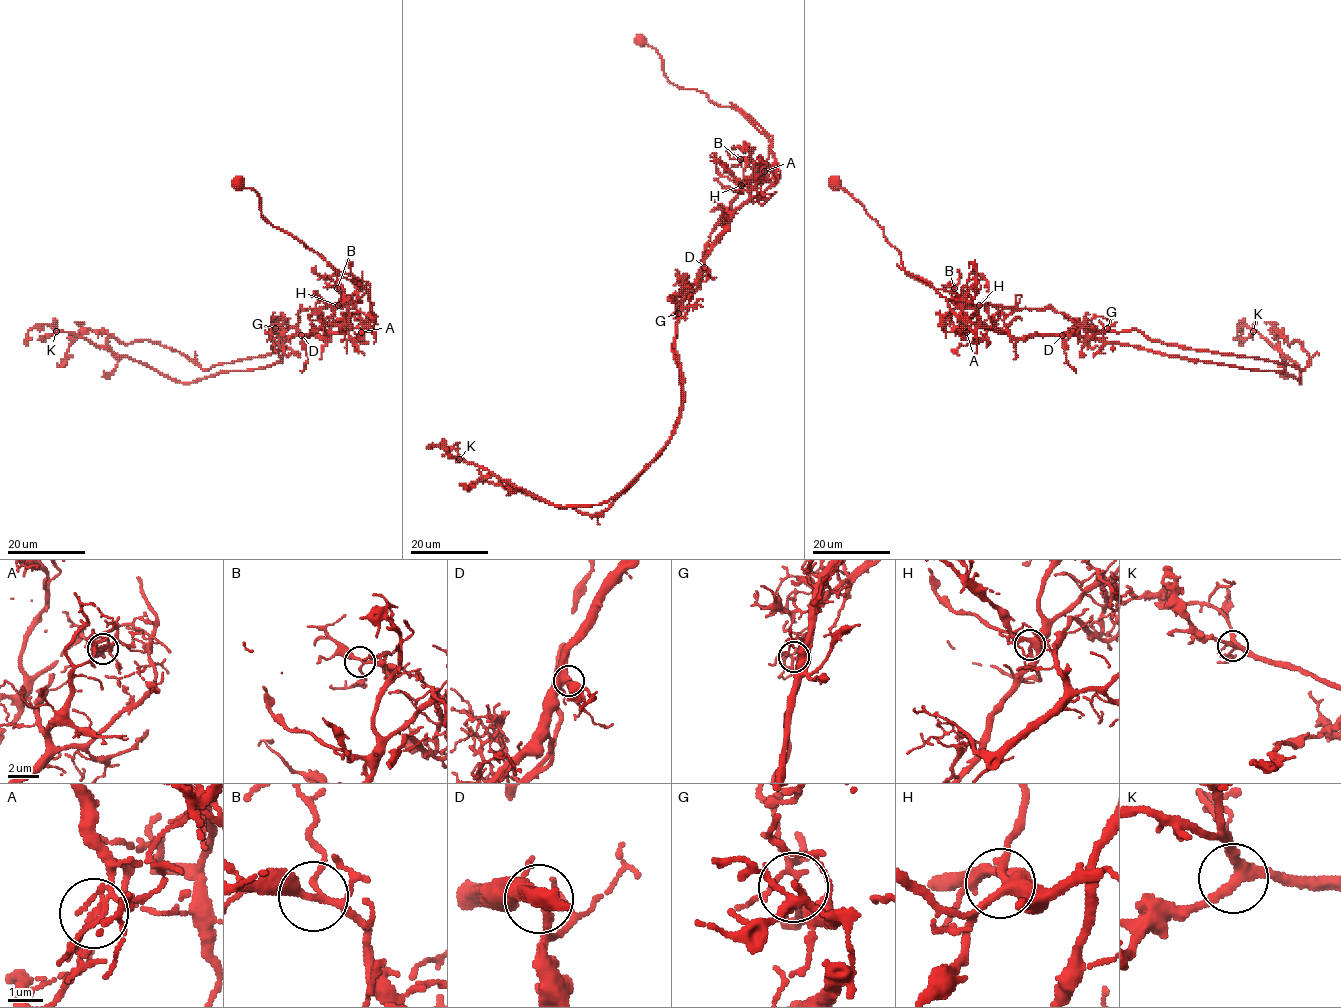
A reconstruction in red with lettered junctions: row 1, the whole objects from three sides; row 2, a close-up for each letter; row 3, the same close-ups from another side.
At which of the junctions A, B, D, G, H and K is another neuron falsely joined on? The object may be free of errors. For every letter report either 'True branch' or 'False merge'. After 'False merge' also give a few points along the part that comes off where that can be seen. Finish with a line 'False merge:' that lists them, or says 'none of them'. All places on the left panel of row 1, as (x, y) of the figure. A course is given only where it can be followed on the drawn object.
A: False merge. Course of the part to remove: (362, 332), (355, 343), (347, 329), (283, 336), (278, 362), (187, 383), (47, 323), (28, 329), (28, 346)
B: True branch
D: True branch
G: True branch
H: True branch
K: True branch
False merge: A

